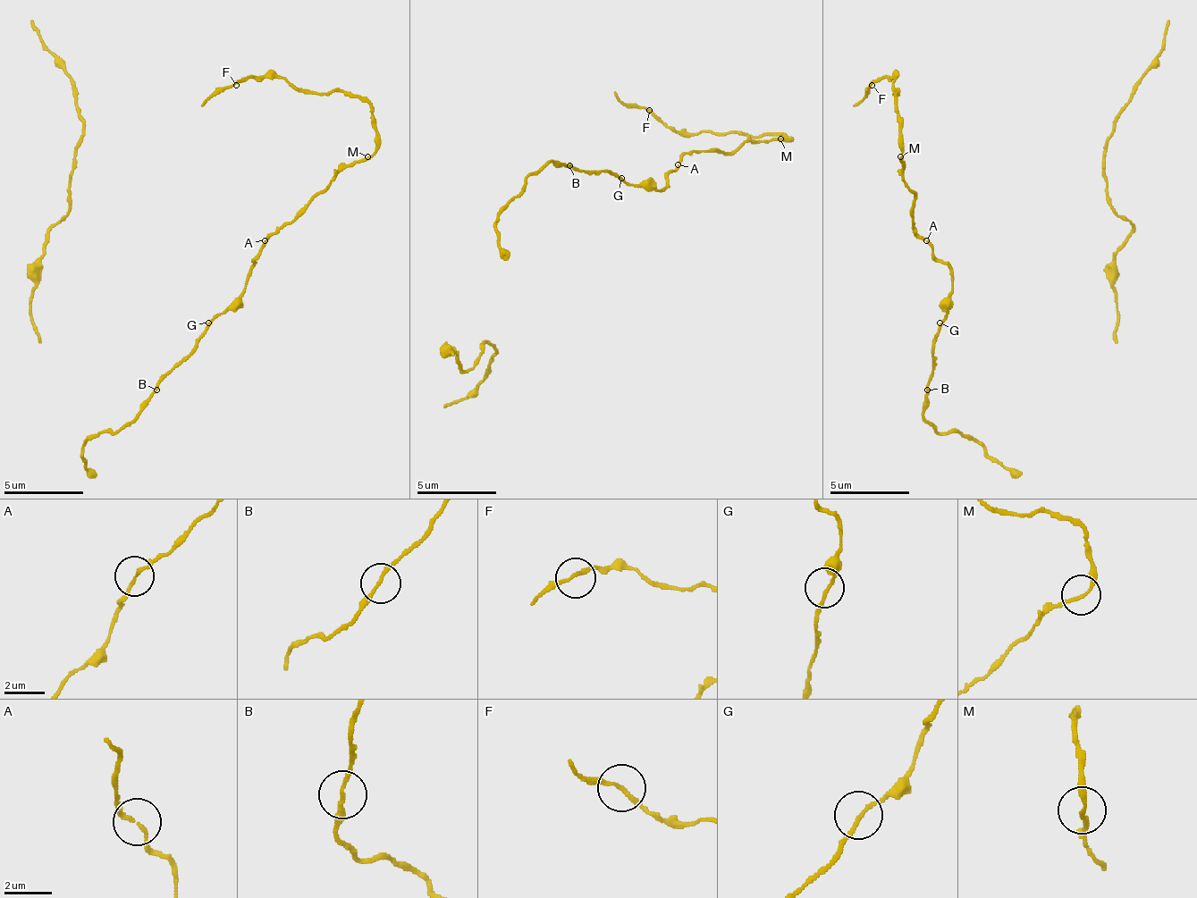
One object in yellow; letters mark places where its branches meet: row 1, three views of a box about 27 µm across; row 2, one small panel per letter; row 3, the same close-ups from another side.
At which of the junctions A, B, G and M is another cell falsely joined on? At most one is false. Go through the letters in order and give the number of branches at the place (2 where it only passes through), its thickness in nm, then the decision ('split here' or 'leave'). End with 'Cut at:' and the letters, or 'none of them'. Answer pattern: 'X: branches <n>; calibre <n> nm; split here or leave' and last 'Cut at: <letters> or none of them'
A: branches 2; calibre 140 nm; leave
B: branches 2; calibre 150 nm; leave
G: branches 2; calibre 150 nm; leave
M: branches 2; calibre 150 nm; leave
Cut at: none of them

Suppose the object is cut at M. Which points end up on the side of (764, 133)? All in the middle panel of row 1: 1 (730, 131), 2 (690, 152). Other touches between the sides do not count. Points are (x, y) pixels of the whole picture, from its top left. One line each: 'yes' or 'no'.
1: yes
2: no

